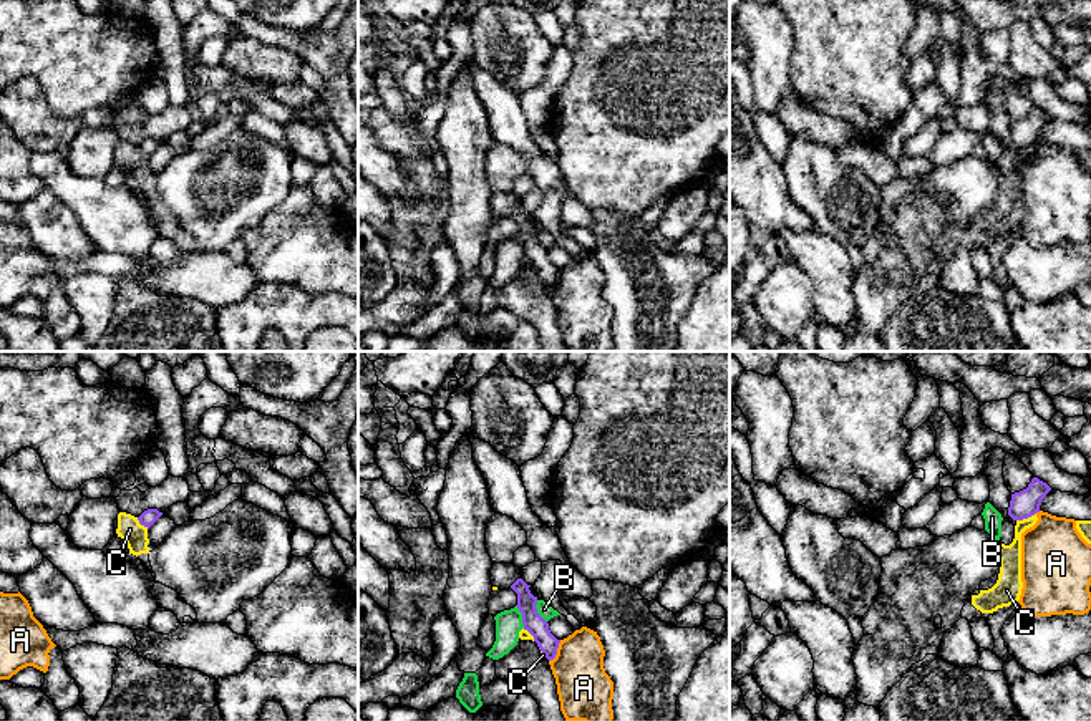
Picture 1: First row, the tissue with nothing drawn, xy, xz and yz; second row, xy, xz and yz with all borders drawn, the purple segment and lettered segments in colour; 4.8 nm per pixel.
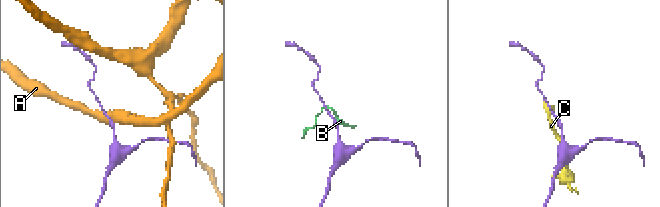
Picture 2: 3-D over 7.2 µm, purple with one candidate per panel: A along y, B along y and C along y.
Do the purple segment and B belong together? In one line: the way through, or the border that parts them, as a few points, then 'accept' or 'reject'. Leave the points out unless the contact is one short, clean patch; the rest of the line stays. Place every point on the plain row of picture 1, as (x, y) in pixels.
border xz (536, 229), (536, 239), (546, 251); reject

